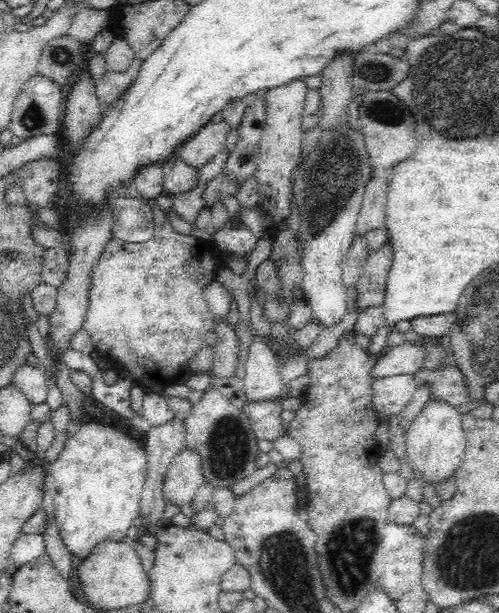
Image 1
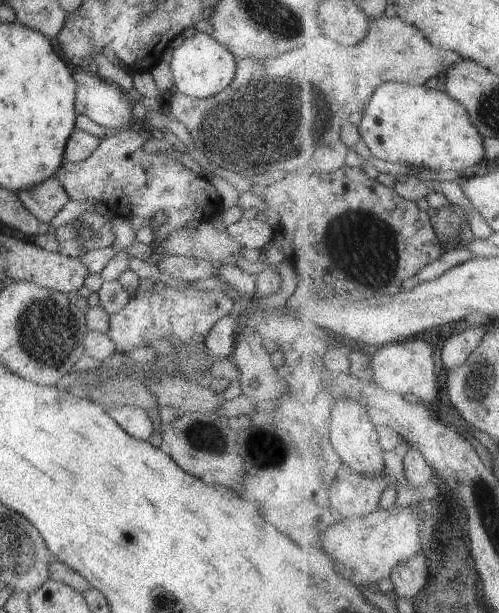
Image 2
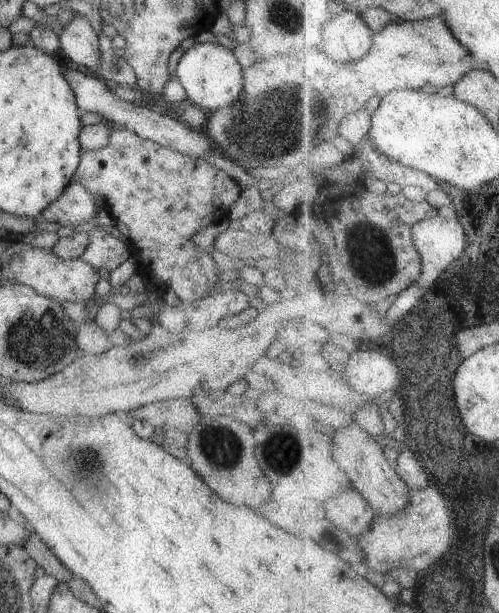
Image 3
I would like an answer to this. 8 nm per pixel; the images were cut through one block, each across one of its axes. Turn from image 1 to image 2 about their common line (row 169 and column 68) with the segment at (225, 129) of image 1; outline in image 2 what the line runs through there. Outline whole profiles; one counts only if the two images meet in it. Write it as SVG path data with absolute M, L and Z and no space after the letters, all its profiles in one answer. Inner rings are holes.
M53 177L43 180L41 184L35 184L35 186L27 188L27 190L21 190L15 196L31 216L35 216L39 222L45 224L48 224L49 220L70 199L65 194L65 190L61 188L61 184Z

